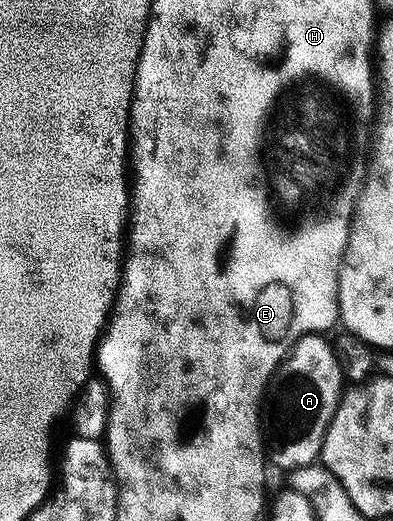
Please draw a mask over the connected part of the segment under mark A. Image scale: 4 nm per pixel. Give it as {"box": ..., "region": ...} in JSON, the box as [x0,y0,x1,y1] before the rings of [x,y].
{"box":[262,333,346,471],"region":[[[308,333],[288,350],[279,367],[272,372],[262,402],[262,436],[266,457],[271,464],[273,461],[278,468],[284,469],[283,471],[291,471],[303,465],[313,464],[319,458],[324,436],[330,427],[345,385],[346,378],[336,353],[332,350],[332,341],[327,336]]]}

